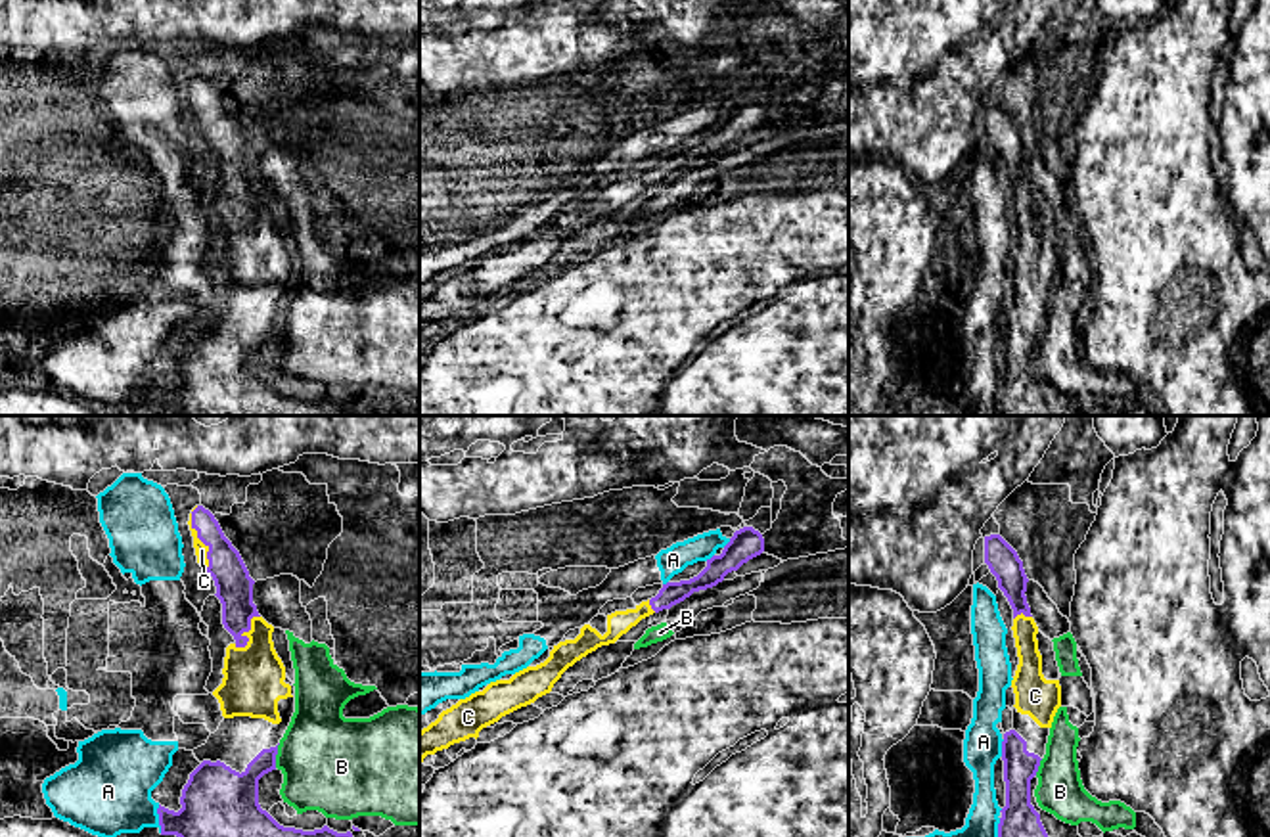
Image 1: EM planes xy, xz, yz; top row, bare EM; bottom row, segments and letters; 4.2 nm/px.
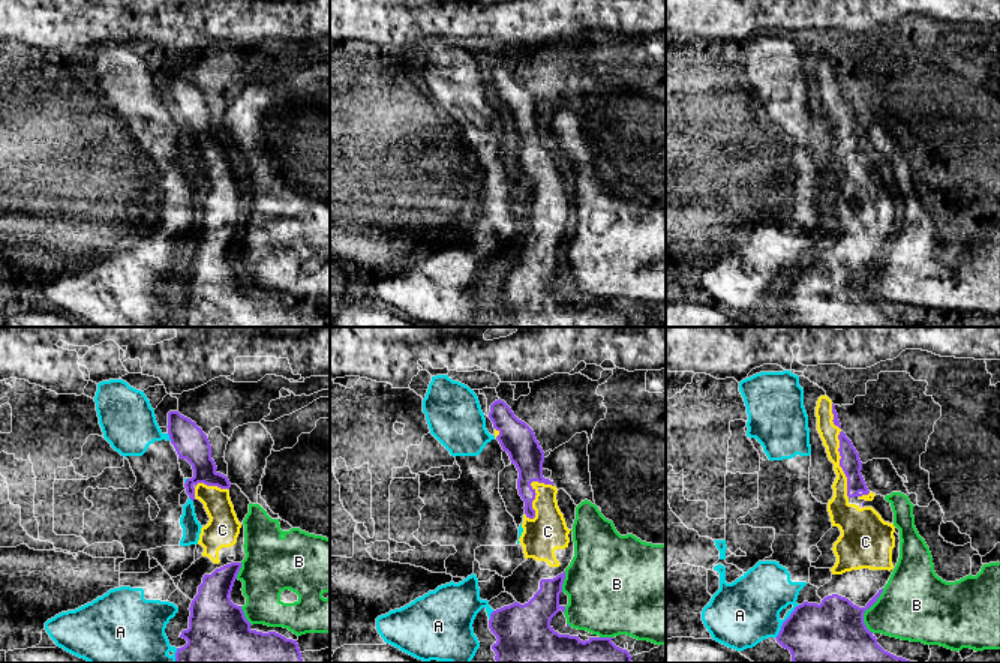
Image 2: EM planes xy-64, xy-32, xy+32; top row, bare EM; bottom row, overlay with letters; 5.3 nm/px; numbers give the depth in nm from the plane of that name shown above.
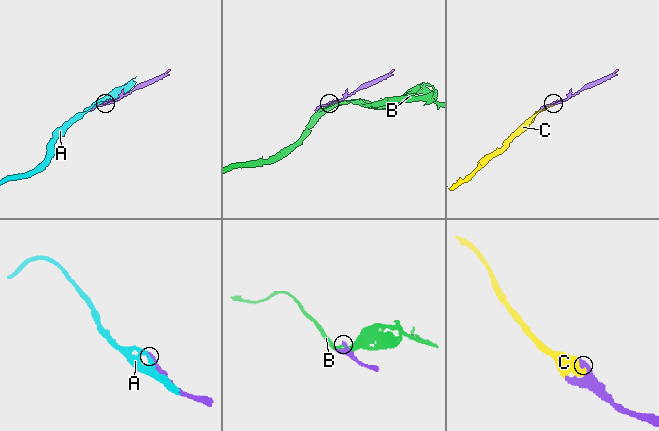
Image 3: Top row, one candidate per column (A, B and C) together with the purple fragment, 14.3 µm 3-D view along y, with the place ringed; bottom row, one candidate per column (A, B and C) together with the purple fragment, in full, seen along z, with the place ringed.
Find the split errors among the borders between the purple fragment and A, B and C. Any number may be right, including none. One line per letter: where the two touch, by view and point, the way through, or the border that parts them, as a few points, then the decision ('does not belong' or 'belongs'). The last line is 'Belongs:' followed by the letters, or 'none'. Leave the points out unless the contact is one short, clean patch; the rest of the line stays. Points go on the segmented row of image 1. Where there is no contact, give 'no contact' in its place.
A: yz (1002, 747) | does not belong
B: xy (274, 755) | does not belong
C: xy (198, 537) | belongs
Belongs: C

